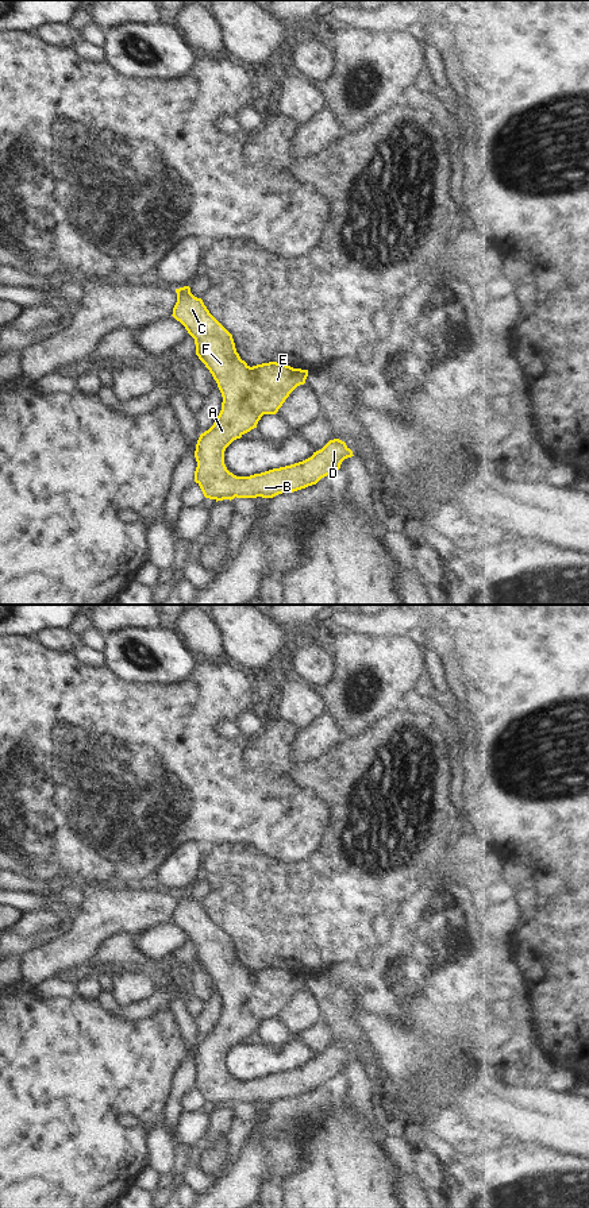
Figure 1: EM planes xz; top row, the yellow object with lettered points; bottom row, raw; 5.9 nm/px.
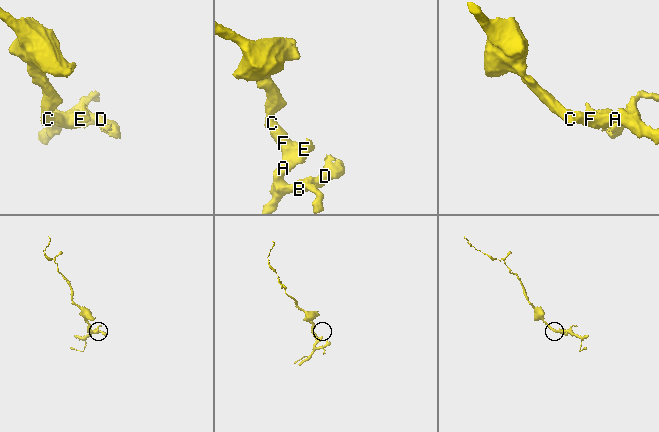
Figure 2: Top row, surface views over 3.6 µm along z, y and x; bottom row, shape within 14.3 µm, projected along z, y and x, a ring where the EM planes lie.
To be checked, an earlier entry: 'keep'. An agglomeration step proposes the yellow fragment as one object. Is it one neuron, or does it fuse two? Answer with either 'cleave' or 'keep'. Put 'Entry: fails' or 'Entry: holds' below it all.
keep
Entry: holds

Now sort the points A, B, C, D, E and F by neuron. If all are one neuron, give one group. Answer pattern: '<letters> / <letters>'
A B C D E F

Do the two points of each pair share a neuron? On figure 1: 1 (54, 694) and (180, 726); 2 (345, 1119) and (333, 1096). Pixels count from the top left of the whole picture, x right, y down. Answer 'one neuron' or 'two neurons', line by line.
1: one neuron
2: two neurons

